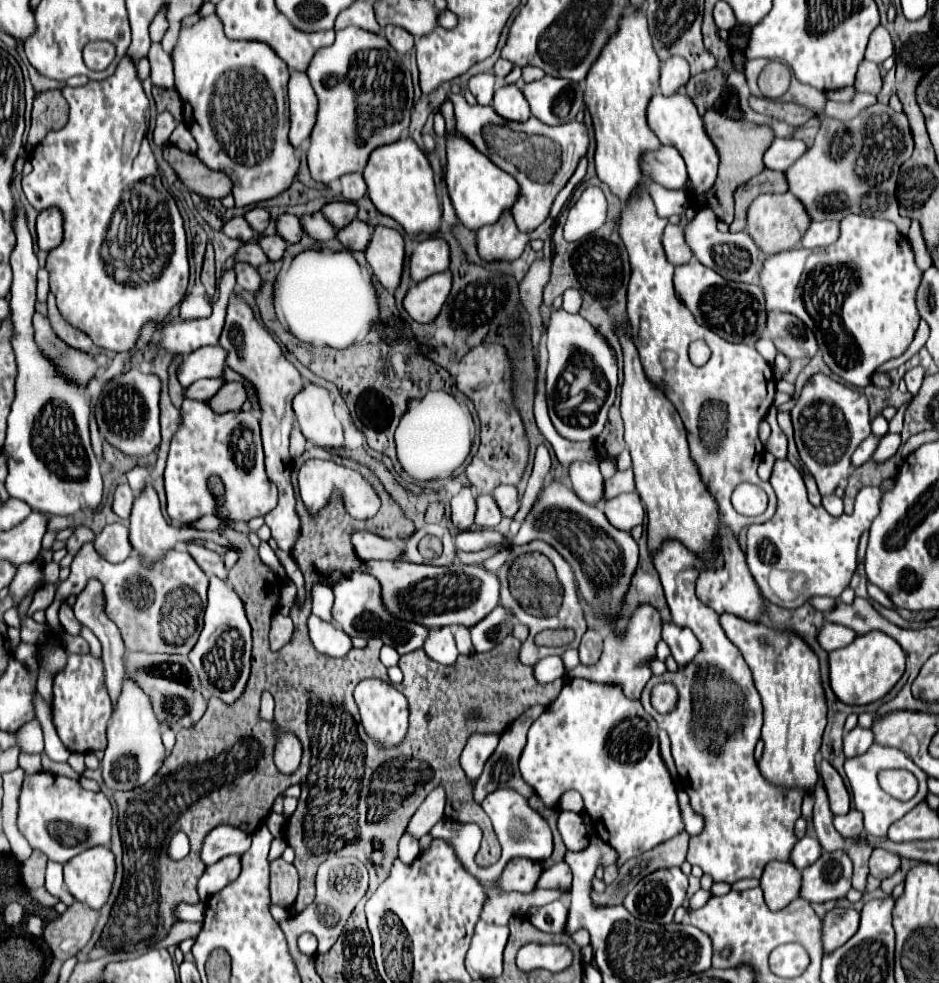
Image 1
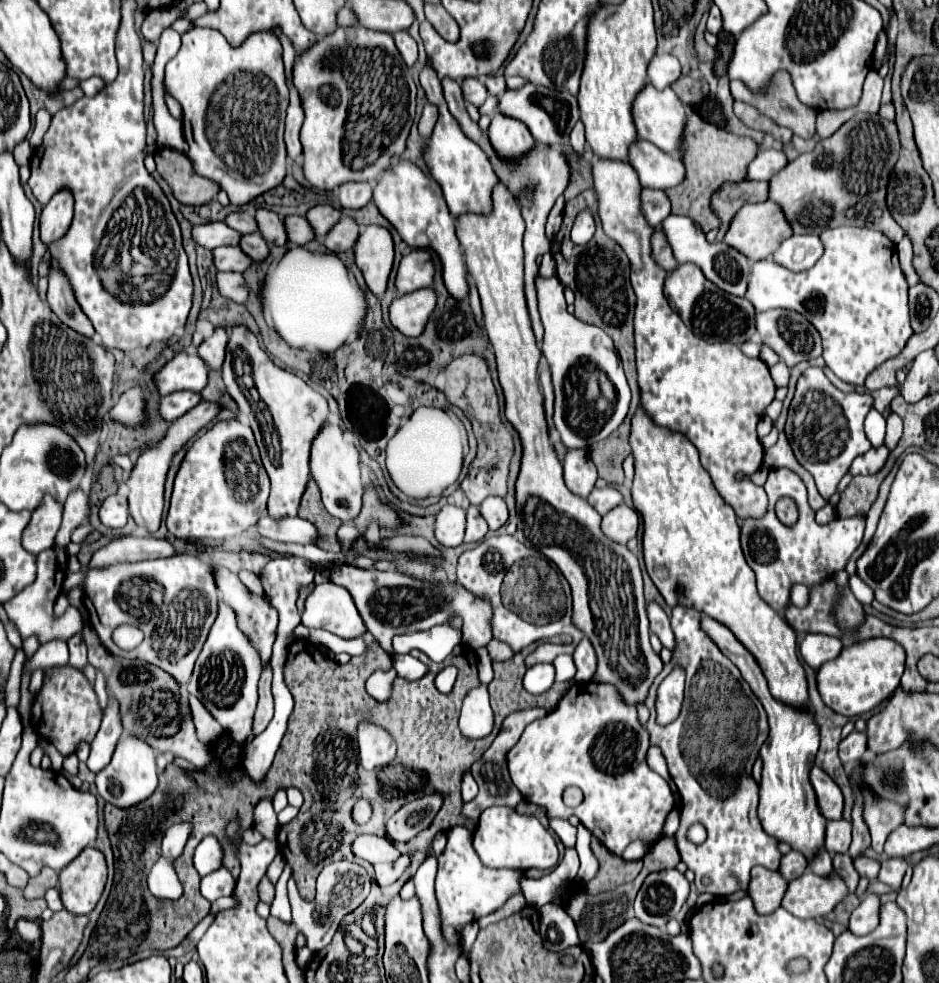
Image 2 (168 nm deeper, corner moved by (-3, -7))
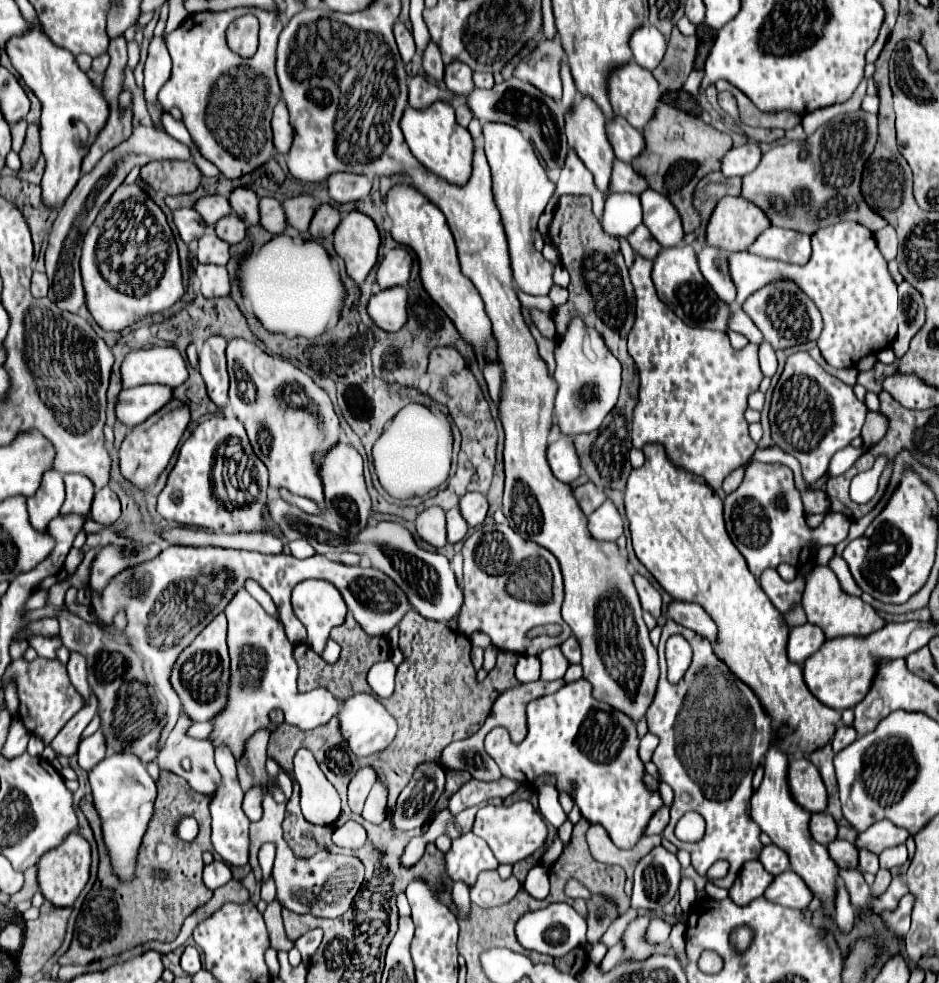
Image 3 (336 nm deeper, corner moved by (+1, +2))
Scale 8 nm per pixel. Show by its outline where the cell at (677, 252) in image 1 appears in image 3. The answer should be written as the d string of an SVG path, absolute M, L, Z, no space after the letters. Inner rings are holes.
M640 224L640 226L628 236L628 242L630 242L630 246L634 248L634 252L638 252L640 256L644 256L644 258L648 258L648 260L654 260L654 258L660 254L660 250L662 250L662 246L658 244L658 240L652 238L652 234L646 230L644 224Z

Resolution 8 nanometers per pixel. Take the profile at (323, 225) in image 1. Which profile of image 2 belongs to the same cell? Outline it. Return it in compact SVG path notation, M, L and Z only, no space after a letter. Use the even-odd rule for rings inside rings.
M300 215L284 217L284 229L286 229L288 241L294 243L294 245L306 245L308 241L314 239L314 233L310 231L310 225Z

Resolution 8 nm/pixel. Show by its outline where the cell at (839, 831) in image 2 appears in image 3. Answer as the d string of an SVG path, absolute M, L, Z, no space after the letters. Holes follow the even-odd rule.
M826 812L812 814L810 832L812 832L812 836L814 836L816 842L820 842L822 846L828 846L828 844L838 836L838 824L836 824L836 820L834 820L830 814L826 814Z

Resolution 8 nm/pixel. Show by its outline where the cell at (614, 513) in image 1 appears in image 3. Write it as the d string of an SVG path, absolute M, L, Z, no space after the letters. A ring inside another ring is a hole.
M606 500L588 516L588 530L596 540L618 540L624 532L624 520L612 500Z

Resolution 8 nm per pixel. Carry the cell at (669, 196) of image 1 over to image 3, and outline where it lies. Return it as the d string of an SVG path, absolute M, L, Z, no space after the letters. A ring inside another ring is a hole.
M614 160L614 174L612 174L612 192L630 192L630 194L642 194L642 190L648 190L644 178L632 170L630 164L622 160Z

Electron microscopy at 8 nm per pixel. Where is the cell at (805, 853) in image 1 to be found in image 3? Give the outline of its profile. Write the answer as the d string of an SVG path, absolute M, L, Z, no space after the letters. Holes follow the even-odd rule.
M770 844L770 846L764 846L762 848L762 854L760 854L760 862L766 866L766 870L774 876L782 874L784 870L790 868L790 860L788 860L788 854L782 852L778 846Z

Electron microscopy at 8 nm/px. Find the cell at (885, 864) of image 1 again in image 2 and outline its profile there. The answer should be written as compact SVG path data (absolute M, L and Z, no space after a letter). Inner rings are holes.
M860 855L860 857L854 857L852 863L854 863L854 869L860 873L860 877L868 877L870 881L876 881L878 867L880 867L880 863L876 859L868 859L868 857Z

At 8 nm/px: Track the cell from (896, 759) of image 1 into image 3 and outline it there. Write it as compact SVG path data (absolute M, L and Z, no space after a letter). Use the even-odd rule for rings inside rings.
M860 850L860 866L858 866L860 872L872 872L876 874L878 872L878 856L870 854L870 850Z

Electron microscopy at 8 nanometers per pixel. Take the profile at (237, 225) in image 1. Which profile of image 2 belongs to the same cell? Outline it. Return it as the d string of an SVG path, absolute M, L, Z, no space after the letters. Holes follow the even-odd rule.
M204 223L204 225L194 225L192 227L192 239L204 249L214 249L222 245L238 245L240 233L232 231L226 227L226 223Z

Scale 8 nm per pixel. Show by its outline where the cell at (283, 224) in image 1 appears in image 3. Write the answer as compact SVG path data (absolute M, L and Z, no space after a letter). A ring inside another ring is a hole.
M236 188L230 194L232 210L250 226L258 226L258 196L248 188Z

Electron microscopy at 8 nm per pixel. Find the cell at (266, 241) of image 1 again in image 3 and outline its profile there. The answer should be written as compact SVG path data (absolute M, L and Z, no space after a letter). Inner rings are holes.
M234 212L222 220L216 222L216 234L218 238L222 238L228 244L238 244L246 238L246 224L242 222L242 218L238 218Z

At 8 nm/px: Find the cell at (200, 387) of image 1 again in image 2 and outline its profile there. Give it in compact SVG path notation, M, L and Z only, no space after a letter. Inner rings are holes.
M176 391L172 395L160 397L158 403L158 413L166 423L172 423L174 419L182 417L186 411L196 407L200 403L200 393L190 393L190 391Z

